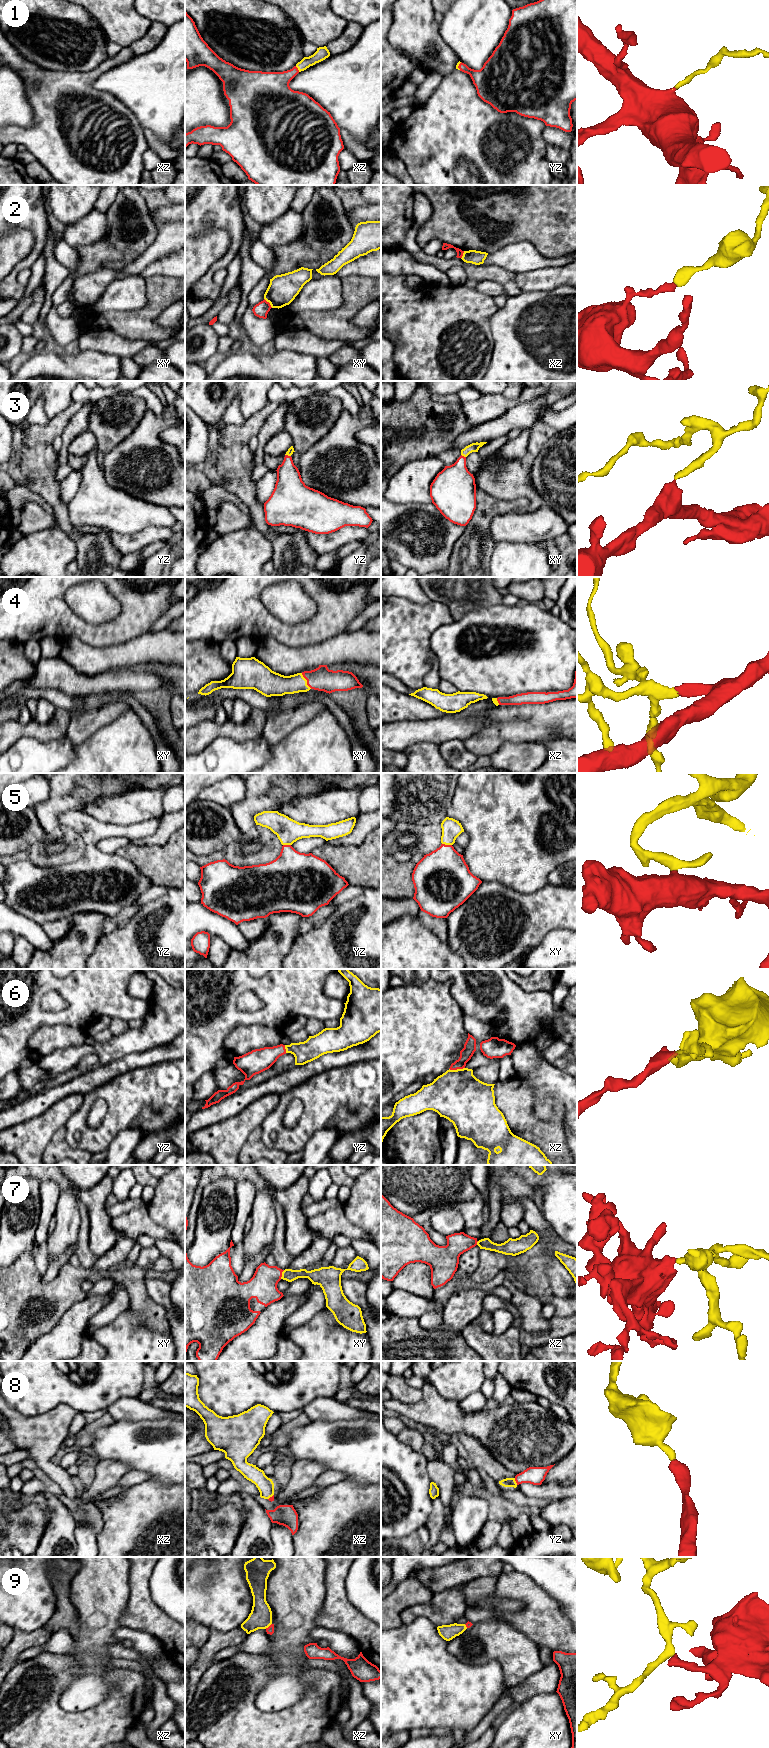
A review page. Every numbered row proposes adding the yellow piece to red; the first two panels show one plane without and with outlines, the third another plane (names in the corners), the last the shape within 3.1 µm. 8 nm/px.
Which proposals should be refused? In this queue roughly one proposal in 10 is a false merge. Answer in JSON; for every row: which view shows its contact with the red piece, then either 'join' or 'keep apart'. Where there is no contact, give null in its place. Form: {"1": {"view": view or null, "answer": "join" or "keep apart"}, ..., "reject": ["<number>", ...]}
{"1": {"view": "xz", "answer": "join"}, "2": {"view": "xy", "answer": "keep apart"}, "3": {"view": "xy", "answer": "join"}, "4": {"view": "xy", "answer": "join"}, "5": {"view": "xy", "answer": "join"}, "6": {"view": "xz", "answer": "join"}, "7": {"view": "xy", "answer": "join"}, "8": {"view": "yz", "answer": "join"}, "9": {"view": "xz", "answer": "join"}, "reject": ["2"]}

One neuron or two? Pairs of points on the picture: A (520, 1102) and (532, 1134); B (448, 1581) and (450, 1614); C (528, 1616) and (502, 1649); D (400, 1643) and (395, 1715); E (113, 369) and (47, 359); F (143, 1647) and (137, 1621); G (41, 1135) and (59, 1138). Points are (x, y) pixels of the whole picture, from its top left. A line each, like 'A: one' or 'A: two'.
A: one
B: two
C: two
D: one
E: one
F: two
G: two

